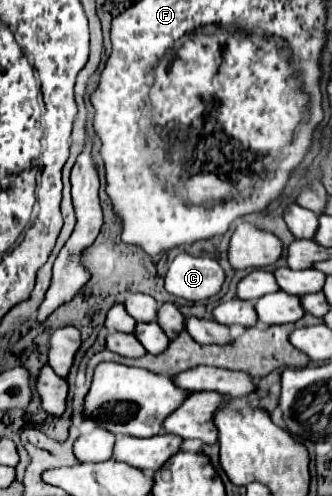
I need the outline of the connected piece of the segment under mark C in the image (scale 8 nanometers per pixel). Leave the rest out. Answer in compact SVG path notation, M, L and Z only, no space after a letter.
M181 252L167 270L165 290L189 302L205 300L221 290L225 274L213 258L195 258Z

